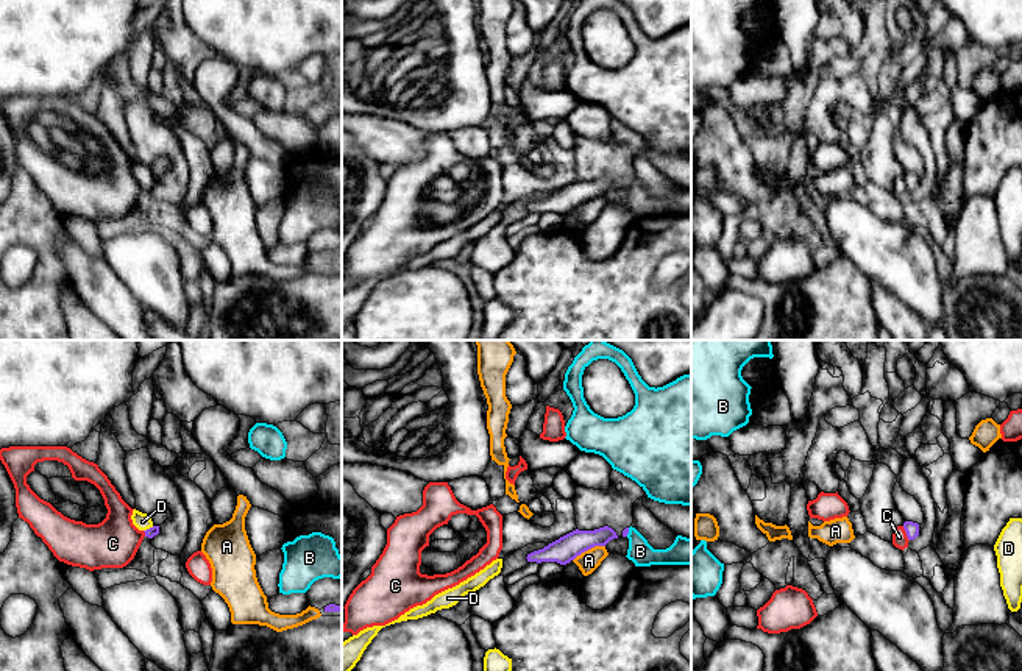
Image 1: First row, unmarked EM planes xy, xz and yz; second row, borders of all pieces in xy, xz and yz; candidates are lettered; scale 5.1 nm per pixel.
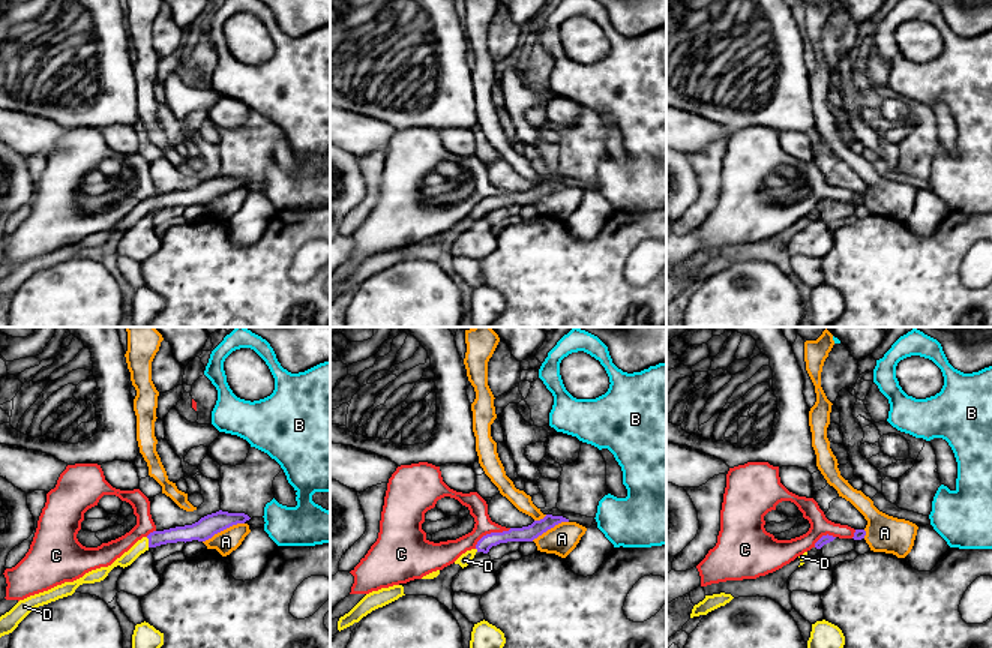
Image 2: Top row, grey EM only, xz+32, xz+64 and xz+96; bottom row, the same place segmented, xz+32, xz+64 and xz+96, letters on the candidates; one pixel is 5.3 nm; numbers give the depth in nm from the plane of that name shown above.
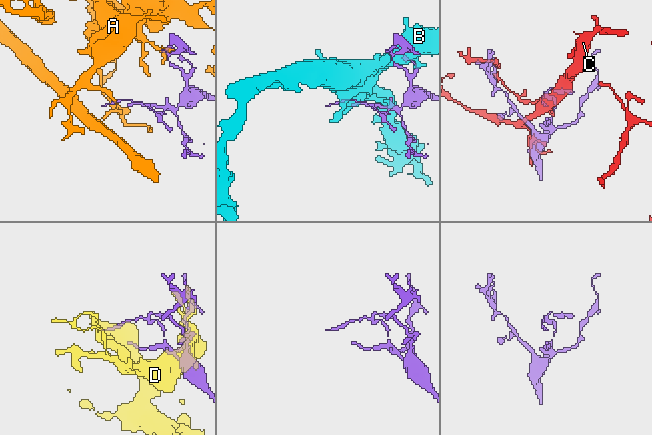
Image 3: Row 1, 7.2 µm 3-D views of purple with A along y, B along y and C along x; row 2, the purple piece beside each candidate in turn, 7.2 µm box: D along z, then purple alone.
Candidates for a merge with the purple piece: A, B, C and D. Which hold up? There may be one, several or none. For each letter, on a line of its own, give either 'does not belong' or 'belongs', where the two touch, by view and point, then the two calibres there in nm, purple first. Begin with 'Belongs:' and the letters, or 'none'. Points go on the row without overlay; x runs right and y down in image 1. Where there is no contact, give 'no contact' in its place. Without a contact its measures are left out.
Belongs: none
A: does not belong | xz (589, 198) | 140/110 nm
B: does not belong | xz (628, 183) | 30/120 nm
C: does not belong | yz (907, 184) | 70/80 nm
D: does not belong | xy (150, 178) | 50/90 nm

